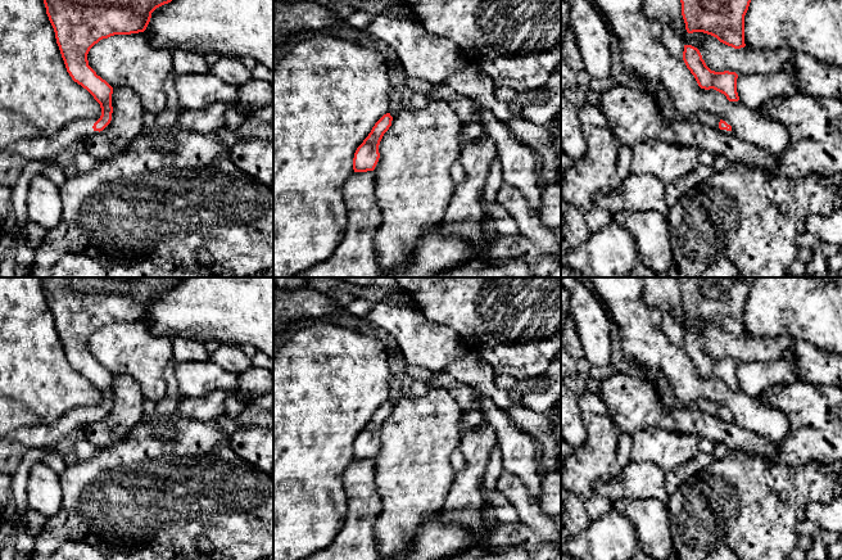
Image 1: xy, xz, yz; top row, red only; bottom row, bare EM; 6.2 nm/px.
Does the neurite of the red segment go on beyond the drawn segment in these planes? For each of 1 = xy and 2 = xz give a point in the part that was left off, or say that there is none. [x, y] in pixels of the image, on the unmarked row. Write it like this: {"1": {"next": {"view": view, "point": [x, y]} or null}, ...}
{"1": {"next": {"view": "xy", "point": [16, 445]}}, "2": {"next": null}}

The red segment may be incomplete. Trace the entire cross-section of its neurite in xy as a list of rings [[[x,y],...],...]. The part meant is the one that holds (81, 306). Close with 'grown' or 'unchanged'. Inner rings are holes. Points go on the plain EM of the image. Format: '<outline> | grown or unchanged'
[[[41,277],[46,302],[54,316],[56,331],[67,360],[74,370],[86,376],[100,392],[101,403],[94,411],[90,407],[69,410],[50,425],[23,426],[0,439],[0,474],[13,475],[23,456],[33,448],[49,450],[62,441],[81,434],[94,419],[103,419],[112,408],[113,375],[89,353],[90,337],[103,326],[114,322],[144,320],[151,301],[171,290],[184,277]]] | grown

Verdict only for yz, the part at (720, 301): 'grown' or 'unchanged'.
unchanged

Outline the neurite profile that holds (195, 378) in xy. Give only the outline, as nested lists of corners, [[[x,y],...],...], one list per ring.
[[[210,358],[175,362],[175,374],[184,397],[203,397],[214,390],[239,397],[239,376],[222,369]]]

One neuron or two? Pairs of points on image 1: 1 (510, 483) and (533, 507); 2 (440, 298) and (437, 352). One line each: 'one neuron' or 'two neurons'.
1: one neuron
2: two neurons

